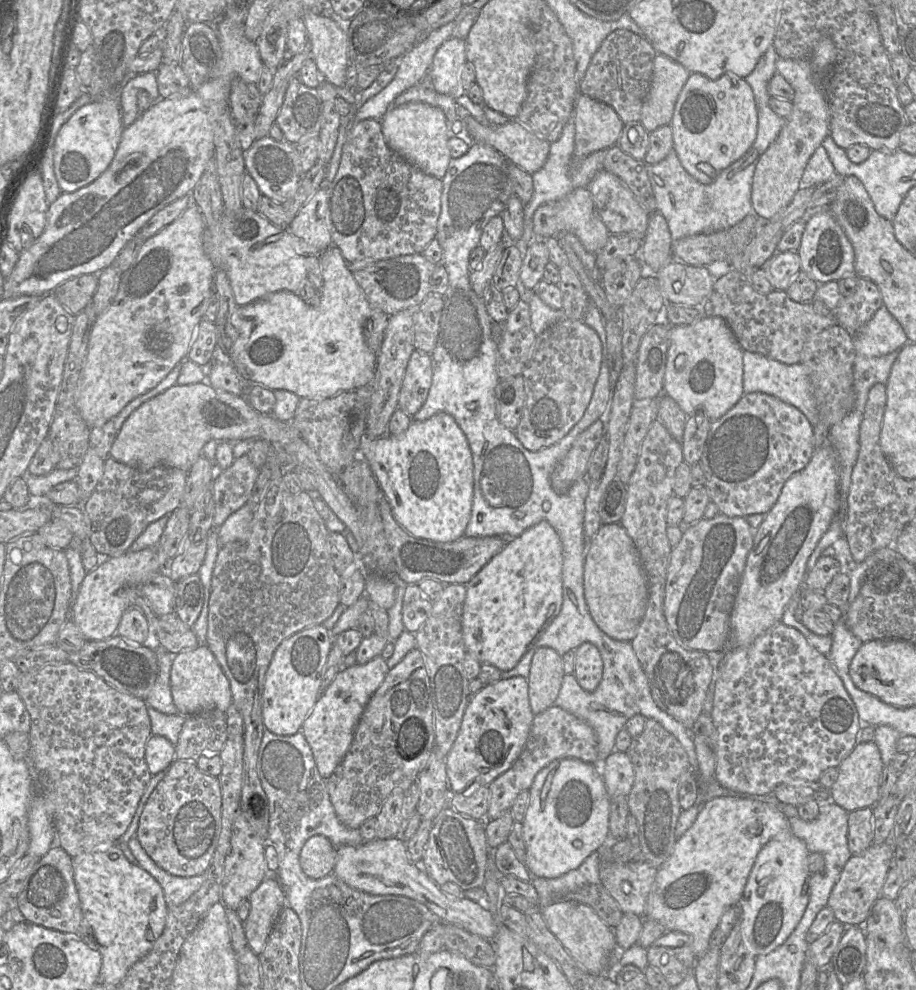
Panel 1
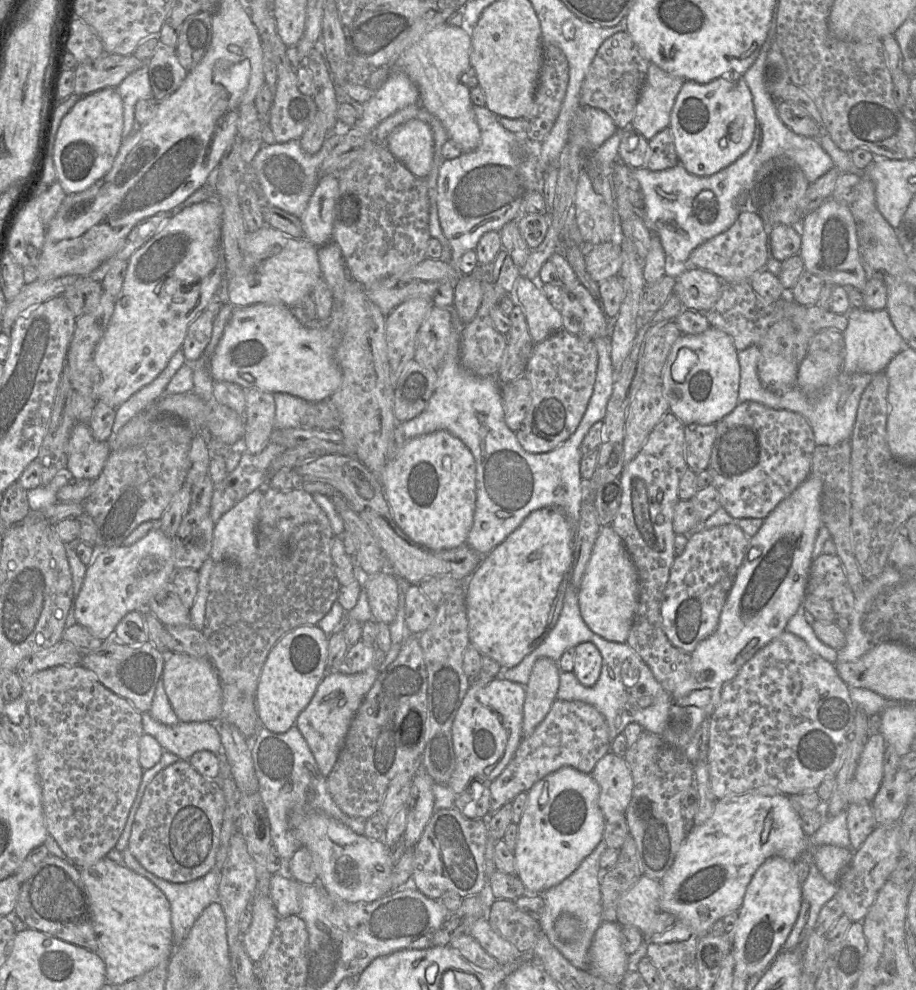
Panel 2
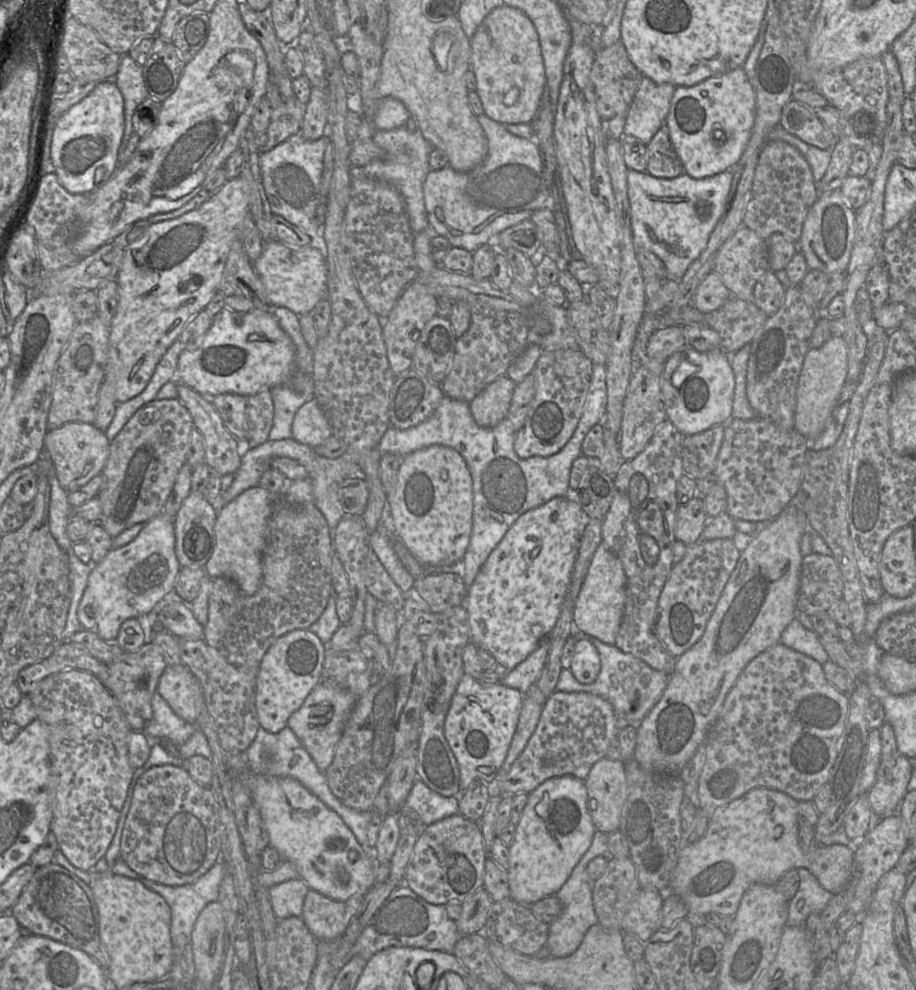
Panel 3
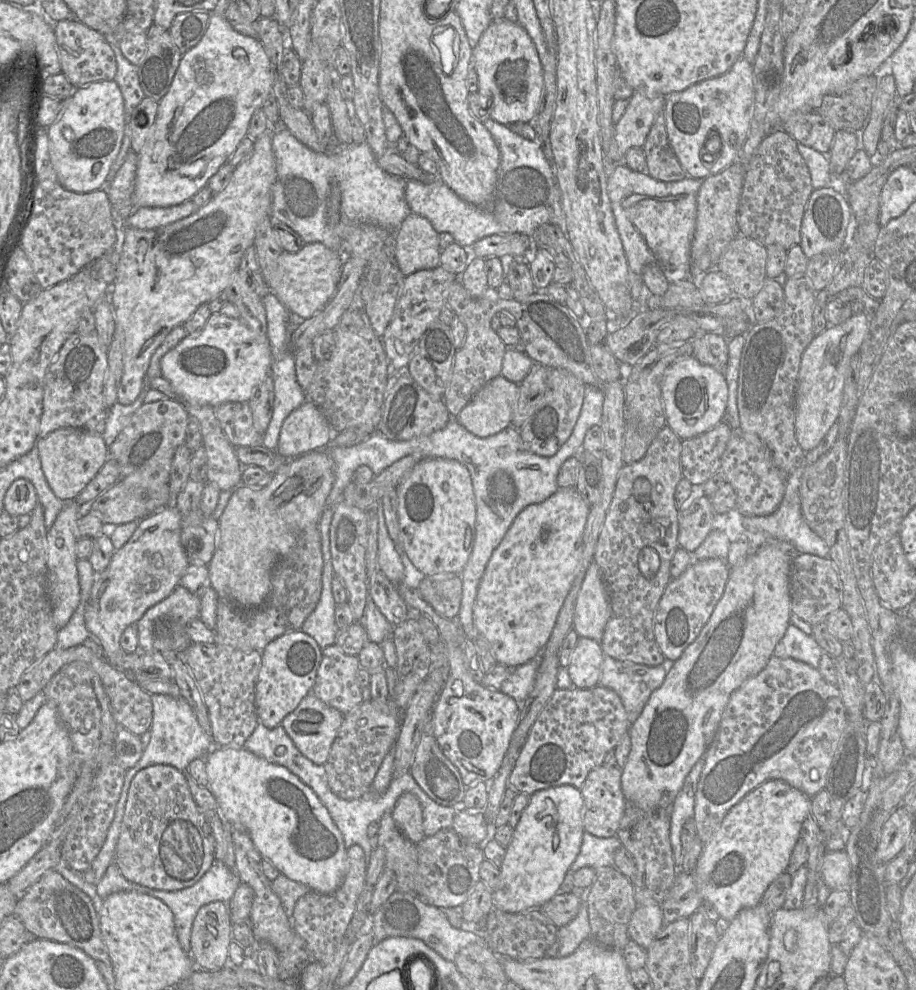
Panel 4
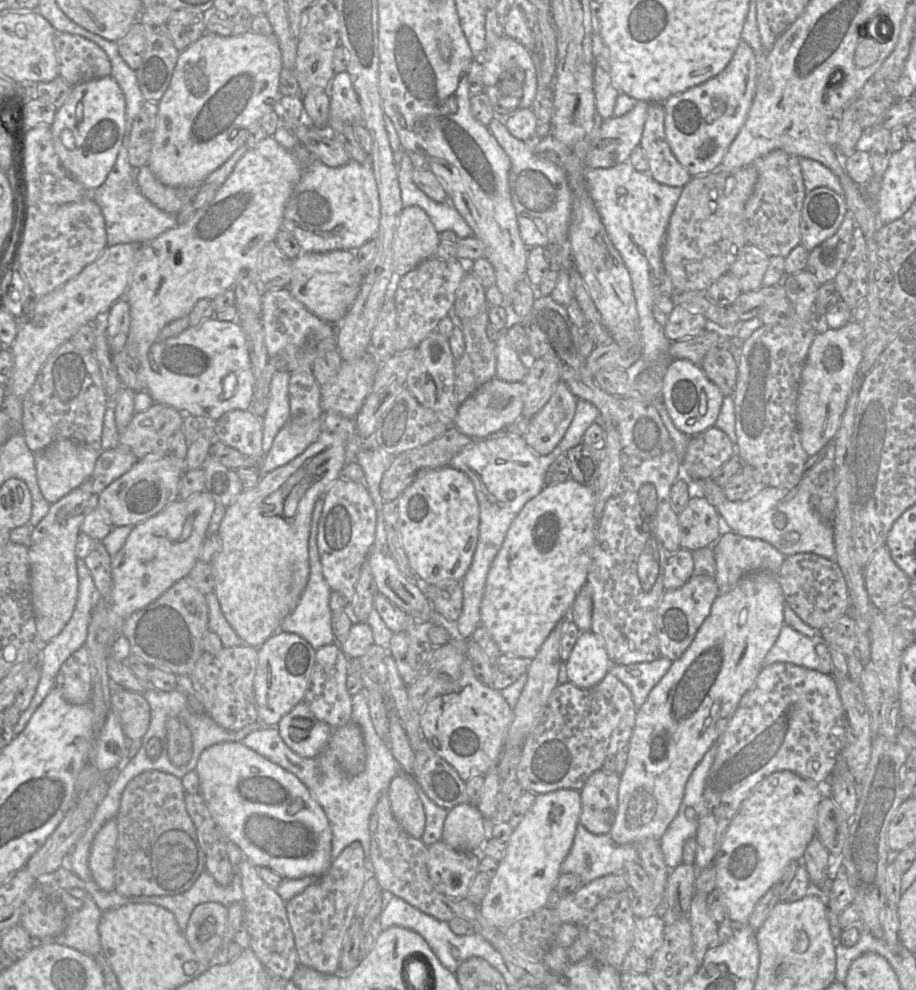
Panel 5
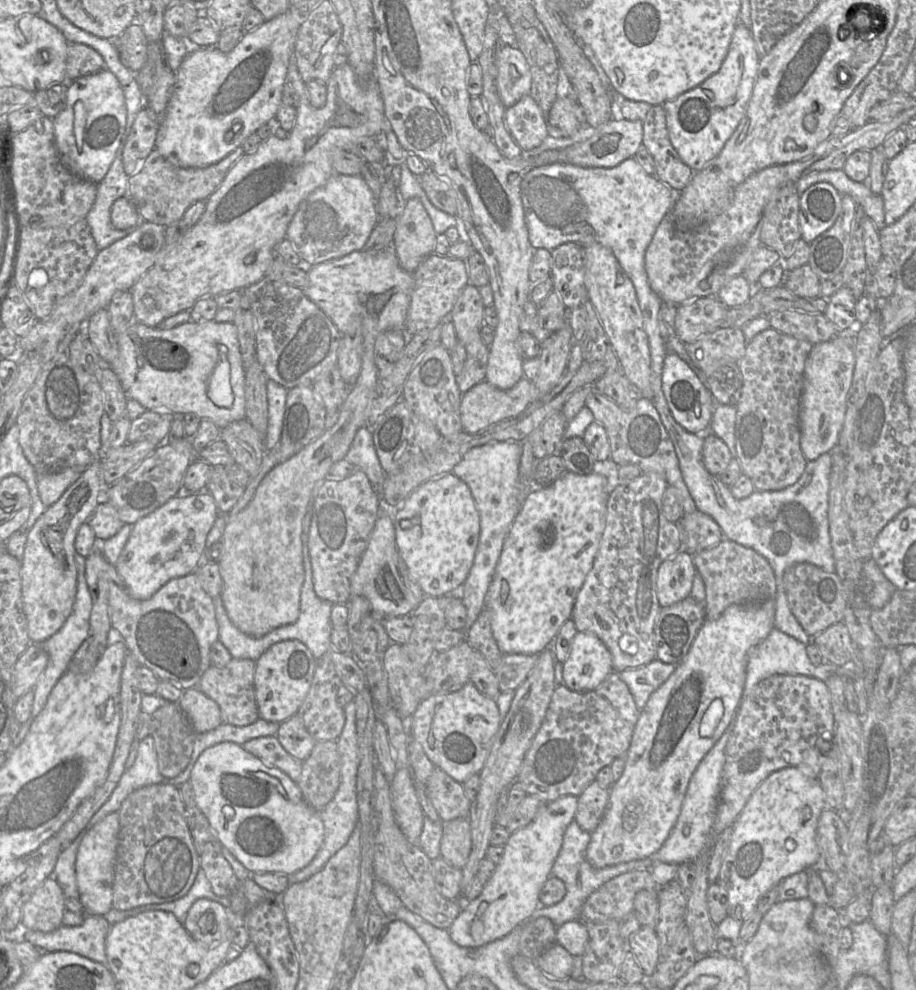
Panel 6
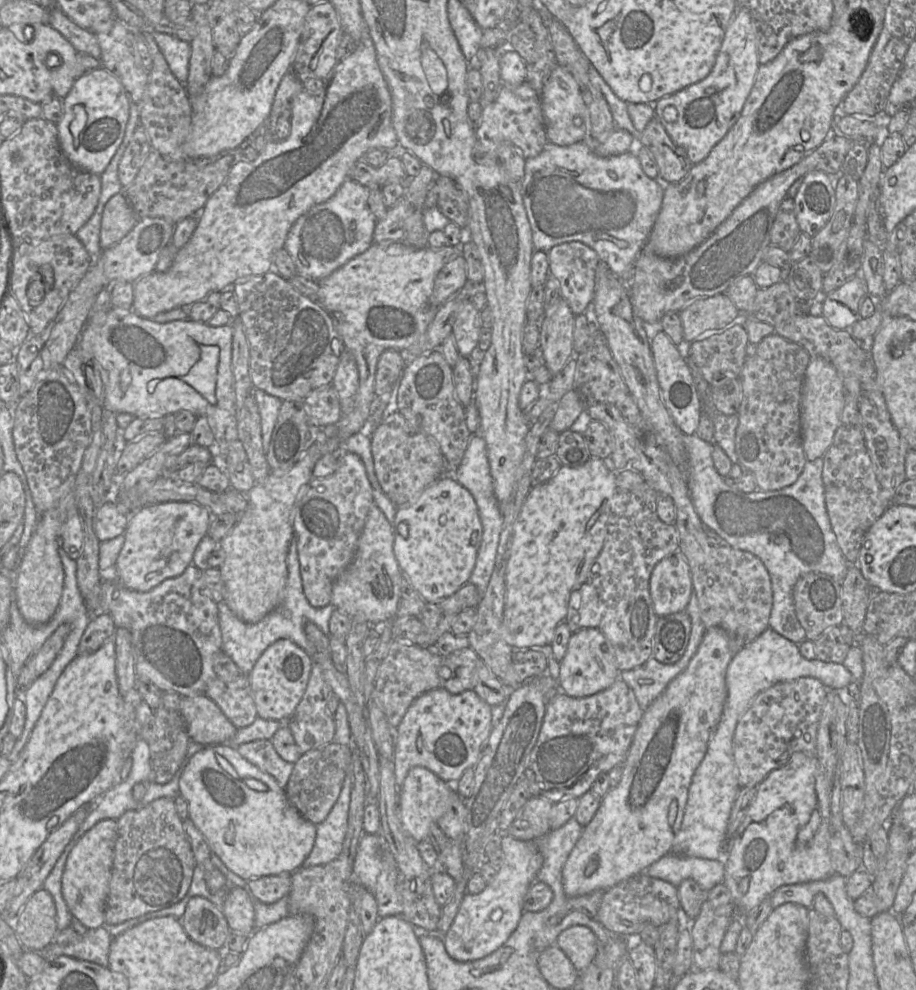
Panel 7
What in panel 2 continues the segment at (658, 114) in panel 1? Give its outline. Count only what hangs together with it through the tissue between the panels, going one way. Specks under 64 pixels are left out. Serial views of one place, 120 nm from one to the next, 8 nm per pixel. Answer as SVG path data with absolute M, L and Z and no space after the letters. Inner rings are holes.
M650 64L631 127L649 141L670 126L671 112L684 82L684 79Z

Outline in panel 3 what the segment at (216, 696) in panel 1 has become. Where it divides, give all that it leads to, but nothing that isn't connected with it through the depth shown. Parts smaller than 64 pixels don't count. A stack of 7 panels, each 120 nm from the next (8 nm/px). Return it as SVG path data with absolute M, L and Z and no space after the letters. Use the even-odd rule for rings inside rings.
M183 664L166 666L156 692L178 717L188 723L195 724L198 716L205 709L200 683Z

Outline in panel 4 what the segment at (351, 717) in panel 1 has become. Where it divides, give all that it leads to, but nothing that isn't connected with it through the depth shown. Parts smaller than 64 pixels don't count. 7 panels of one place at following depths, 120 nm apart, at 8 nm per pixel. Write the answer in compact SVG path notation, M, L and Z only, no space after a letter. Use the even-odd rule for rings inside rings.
M312 693L306 695L297 708L283 719L281 726L293 741L296 748L310 761L325 765L335 737L338 734L344 715L318 699Z

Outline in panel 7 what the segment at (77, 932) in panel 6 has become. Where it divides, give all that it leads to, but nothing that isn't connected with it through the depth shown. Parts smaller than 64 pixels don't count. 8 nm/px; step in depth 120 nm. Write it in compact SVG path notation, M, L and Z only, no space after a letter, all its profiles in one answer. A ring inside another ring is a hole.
M101 926L87 930L76 943L65 946L51 943L39 953L47 962L64 955L77 960L95 963L102 967L108 967L111 941L112 937L107 927Z

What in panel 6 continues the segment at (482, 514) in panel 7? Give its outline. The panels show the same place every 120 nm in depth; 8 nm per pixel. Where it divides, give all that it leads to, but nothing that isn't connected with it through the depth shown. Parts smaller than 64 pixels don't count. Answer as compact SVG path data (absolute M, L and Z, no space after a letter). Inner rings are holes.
M521 441L490 442L470 449L452 470L454 475L456 475L469 486L480 518L480 536L474 561L468 576L459 591L460 598L467 609L466 624L464 628L465 633L473 625L480 612L485 607L486 594L493 580L494 572L499 561L504 542L524 501L533 490L547 487L538 485L534 479L531 483L520 482L519 464L521 455Z

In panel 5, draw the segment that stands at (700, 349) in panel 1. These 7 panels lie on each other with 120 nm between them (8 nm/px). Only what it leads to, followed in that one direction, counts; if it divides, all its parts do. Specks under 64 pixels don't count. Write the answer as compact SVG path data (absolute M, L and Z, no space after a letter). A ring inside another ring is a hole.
M686 359L671 360L663 378L662 401L674 425L689 437L715 426L724 395L705 375L700 365Z

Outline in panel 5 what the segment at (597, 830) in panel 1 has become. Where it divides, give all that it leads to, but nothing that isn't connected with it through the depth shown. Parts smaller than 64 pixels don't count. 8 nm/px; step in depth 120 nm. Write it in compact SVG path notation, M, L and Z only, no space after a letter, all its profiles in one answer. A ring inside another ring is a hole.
M558 789L536 794L533 806L513 829L506 844L505 855L498 863L497 871L489 881L488 891L478 906L490 925L504 929L517 919L559 899L554 887L561 874L561 863L573 844L581 810L578 790Z

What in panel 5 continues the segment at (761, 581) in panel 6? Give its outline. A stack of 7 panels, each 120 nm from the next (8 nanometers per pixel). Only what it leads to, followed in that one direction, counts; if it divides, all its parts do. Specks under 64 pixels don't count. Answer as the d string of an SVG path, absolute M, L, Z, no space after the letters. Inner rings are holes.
M733 532L720 536L712 547L716 562L715 581L719 588L719 594L729 592L742 577L751 572L764 570L777 575L786 558L768 542L743 537Z

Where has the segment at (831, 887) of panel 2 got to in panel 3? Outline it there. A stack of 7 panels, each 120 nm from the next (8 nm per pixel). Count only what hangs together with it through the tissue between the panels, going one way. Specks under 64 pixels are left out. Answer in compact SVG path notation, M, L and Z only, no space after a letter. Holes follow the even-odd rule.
M805 867L798 868L800 878L796 894L788 902L789 926L803 926L811 913L821 913L833 894L824 889Z

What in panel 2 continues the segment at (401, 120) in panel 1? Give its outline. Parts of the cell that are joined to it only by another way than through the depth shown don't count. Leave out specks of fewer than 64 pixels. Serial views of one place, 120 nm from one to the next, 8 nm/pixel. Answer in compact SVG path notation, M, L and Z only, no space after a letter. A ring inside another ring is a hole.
M409 120L391 133L388 149L414 176L425 179L431 171L434 141L430 127L421 120Z

